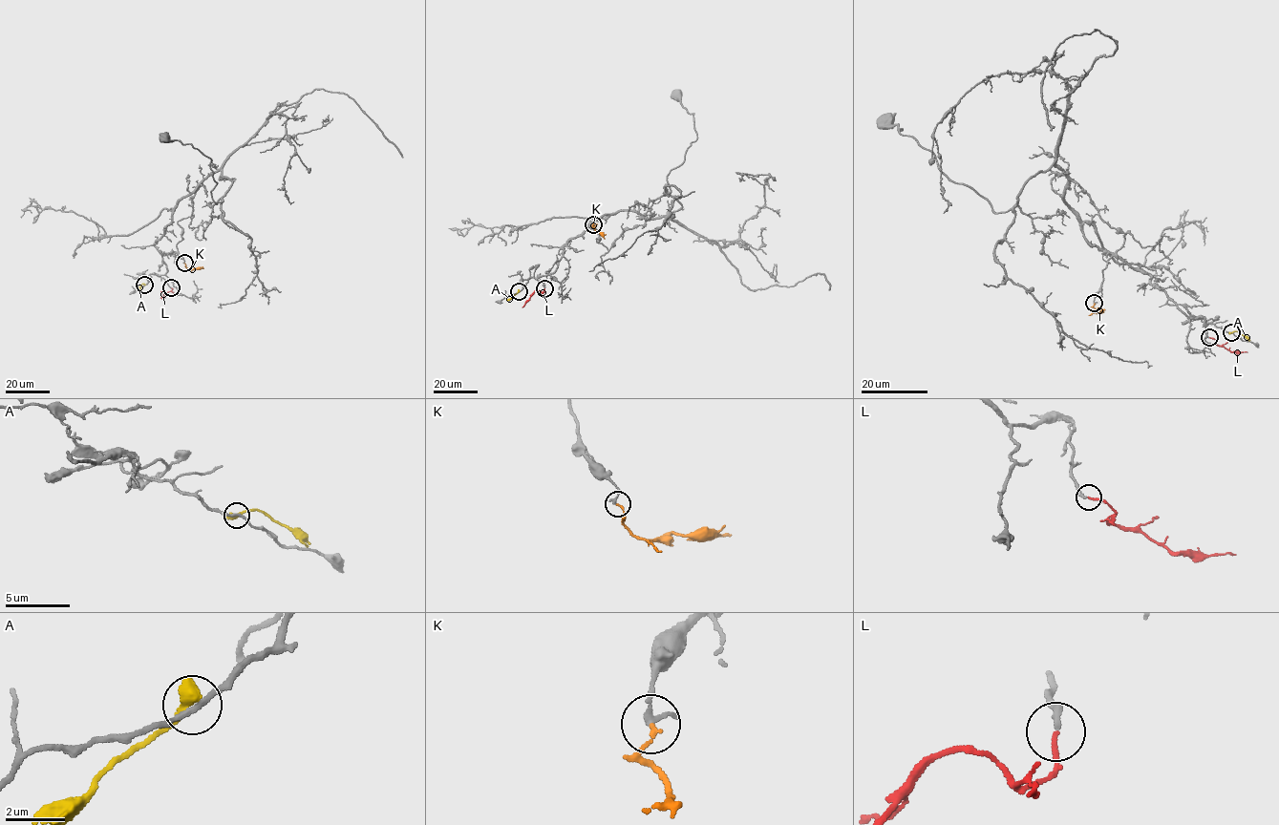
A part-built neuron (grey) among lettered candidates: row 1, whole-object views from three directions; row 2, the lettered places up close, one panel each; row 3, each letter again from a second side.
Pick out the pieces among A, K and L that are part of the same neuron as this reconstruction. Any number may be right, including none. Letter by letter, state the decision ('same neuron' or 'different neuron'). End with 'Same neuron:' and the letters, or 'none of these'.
A: different neuron
K: different neuron
L: same neuron
Same neuron: L

